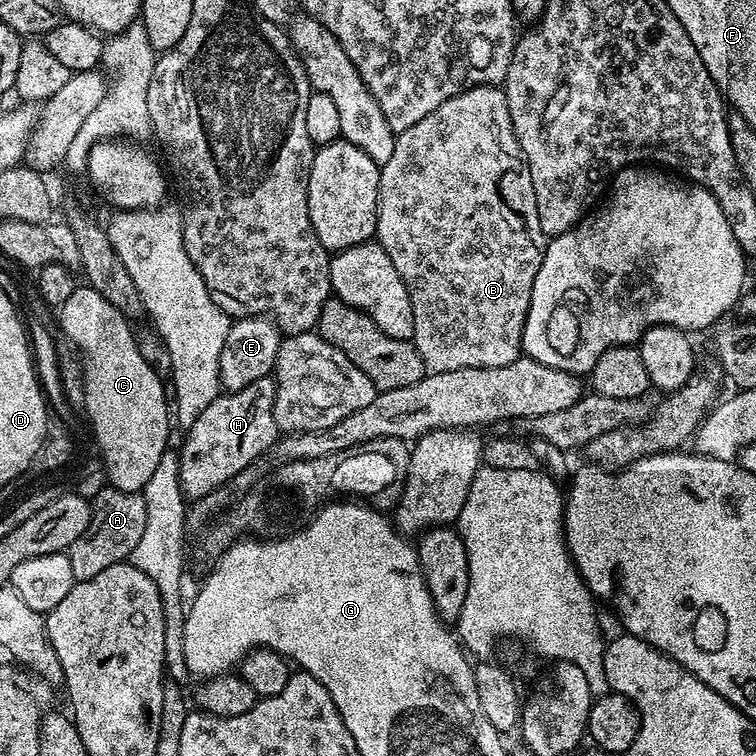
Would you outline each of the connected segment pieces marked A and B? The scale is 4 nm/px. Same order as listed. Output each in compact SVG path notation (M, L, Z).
M106 486L97 496L91 497L90 503L92 521L88 531L80 540L71 544L66 553L76 581L94 578L94 574L102 574L106 566L121 563L134 550L146 528L147 508L141 493L119 492L114 486Z
M485 86L466 90L442 102L442 106L438 106L438 110L430 110L430 114L422 118L422 122L414 122L410 130L397 135L389 160L380 165L380 201L375 239L382 246L382 250L390 254L390 262L394 262L394 270L398 270L410 294L410 306L414 310L414 334L411 341L415 344L428 372L445 372L459 368L493 368L506 366L521 359L520 343L524 333L524 323L526 314L530 310L530 294L534 290L534 278L538 278L538 270L542 266L546 238L542 234L542 226L538 226L538 206L534 198L534 186L530 182L530 174L520 154L503 87Z

